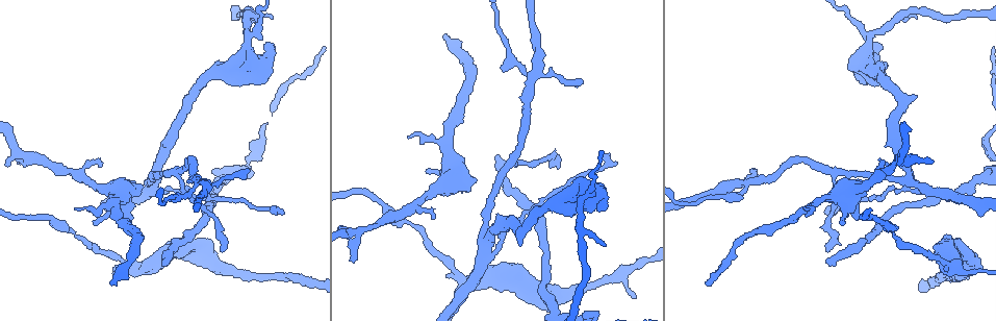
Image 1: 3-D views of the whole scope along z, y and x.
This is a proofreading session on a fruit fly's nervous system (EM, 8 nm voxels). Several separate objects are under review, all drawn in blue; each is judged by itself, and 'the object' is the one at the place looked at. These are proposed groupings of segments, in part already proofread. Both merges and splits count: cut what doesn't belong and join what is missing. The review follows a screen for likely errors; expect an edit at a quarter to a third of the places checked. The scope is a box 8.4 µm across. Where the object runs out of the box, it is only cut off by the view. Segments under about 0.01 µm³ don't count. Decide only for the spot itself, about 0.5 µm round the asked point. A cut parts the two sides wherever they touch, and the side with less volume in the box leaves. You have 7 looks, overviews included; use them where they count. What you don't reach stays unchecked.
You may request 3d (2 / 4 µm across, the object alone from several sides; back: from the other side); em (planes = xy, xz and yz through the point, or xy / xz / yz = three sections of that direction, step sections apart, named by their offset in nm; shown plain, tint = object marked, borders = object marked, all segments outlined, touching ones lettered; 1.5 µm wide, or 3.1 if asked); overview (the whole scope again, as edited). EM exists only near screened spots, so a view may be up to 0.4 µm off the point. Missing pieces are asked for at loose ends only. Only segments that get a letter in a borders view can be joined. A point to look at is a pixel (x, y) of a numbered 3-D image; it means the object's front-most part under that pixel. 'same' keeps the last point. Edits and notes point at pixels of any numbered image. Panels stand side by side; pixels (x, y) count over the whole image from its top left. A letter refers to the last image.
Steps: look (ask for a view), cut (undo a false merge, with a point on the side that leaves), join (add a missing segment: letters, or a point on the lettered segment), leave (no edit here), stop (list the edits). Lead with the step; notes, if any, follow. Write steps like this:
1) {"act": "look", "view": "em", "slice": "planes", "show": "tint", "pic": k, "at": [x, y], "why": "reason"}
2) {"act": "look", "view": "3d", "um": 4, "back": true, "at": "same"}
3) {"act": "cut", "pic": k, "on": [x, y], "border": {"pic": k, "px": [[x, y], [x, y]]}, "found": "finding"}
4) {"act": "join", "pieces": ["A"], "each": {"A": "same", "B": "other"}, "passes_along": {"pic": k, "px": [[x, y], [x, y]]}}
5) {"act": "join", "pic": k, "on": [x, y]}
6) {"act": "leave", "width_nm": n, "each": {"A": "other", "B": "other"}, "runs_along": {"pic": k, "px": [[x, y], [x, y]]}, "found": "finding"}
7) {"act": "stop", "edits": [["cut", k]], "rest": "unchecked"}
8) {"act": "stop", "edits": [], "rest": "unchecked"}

{"act": "look", "view": "3d", "um": 4, "pic": 1, "at": [834, 170], "why": "two arms in line, one across"}

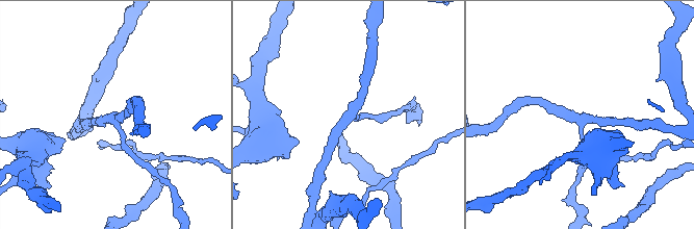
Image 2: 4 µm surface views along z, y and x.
{"act": "look", "view": "em", "slice": "xy", "step": 4, "show": "borders", "pic": 2, "at": [114, 117], "arms": 3, "why": "need the tissue"}

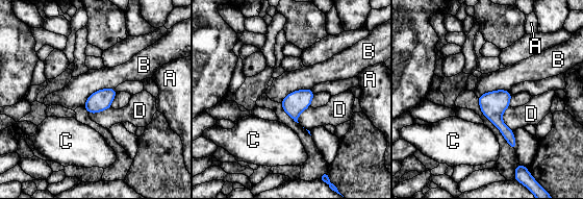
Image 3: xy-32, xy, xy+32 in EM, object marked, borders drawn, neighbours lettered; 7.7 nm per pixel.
{"act": "leave", "each": {"A": "other", "B": "other", "C": "other", "D": "other"}, "border": {"pic": 3, "px": [[115, 88], [93, 92], [83, 105]]}, "found": "all the same cell"}

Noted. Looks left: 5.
{"act": "look", "view": "em", "slice": "xz", "step": 8, "show": "borders", "pic": 1, "at": [275, 213], "why": "end of a long branch"}

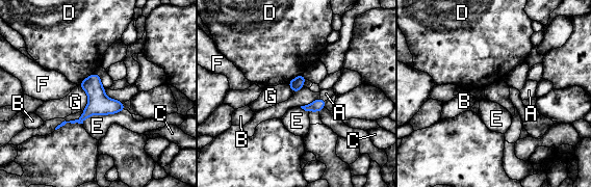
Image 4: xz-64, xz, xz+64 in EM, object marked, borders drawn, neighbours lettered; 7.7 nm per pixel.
{"act": "join", "pieces": ["A"], "each": {"A": "same", "B": "other", "C": "other", "D": "other", "E": "other", "F": "other", "G": "other"}, "found": "the cell continues"}

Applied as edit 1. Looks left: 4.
{"act": "look", "view": "overview", "why": "redraw"}

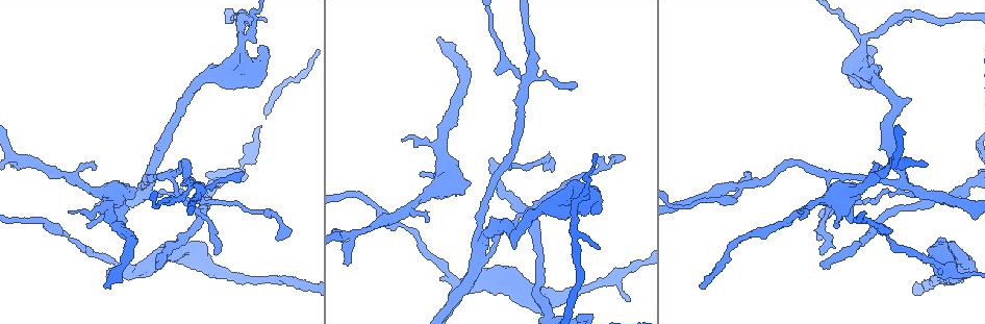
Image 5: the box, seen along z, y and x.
{"act": "look", "view": "3d", "um": 4, "pic": 5, "at": [963, 279], "why": "an open end"}

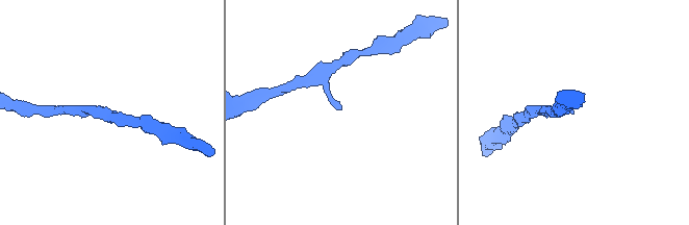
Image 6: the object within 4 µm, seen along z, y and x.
{"act": "look", "view": "em", "slice": "planes", "show": "plain", "pic": 6, "at": [339, 108], "why": "now the EM"}

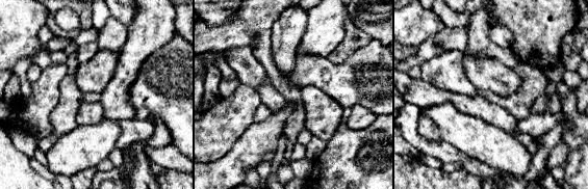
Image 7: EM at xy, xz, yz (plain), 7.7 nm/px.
{"act": "look", "view": "em", "slice": "planes", "show": "borders", "at": "same"}

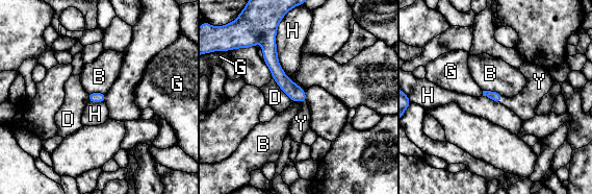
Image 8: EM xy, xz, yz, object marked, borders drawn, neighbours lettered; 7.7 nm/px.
{"act": "join", "pieces": ["Y"], "longest_contact_nm": ["H", 500], "each": {"B": "other", "D": "other", "G": "other", "H": "other", "Y": "same"}, "passes_along": {"pic": 8, "px": [[296, 93], [301, 100], [301, 123]]}, "found": "it goes on there"}

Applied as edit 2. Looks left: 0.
{"act": "stop", "edits": [["join", 4], ["join", 8]], "rest": "unchecked"}

